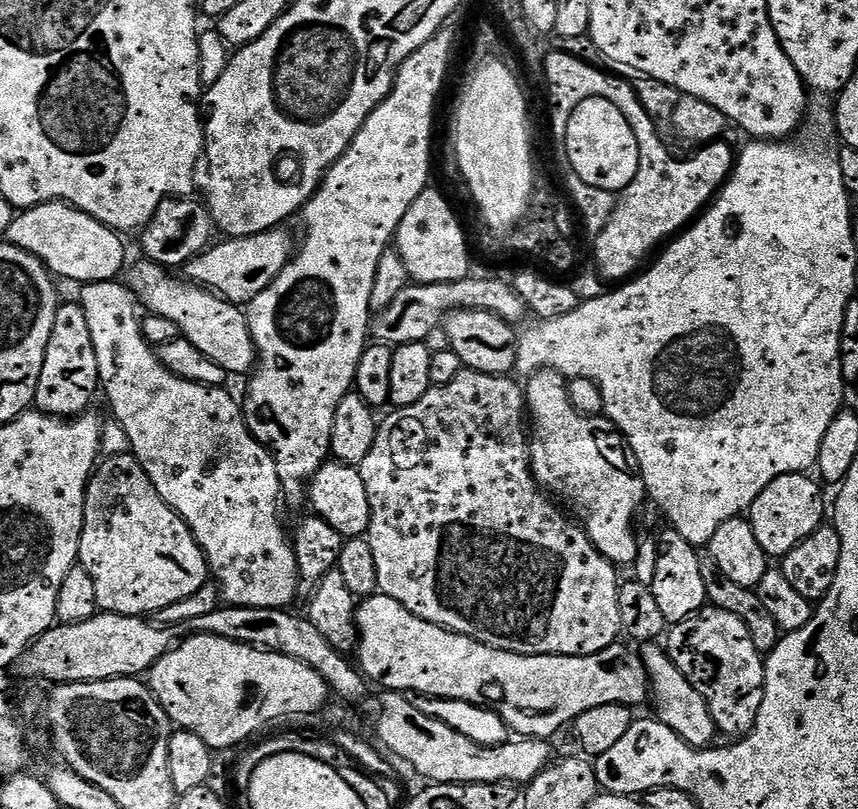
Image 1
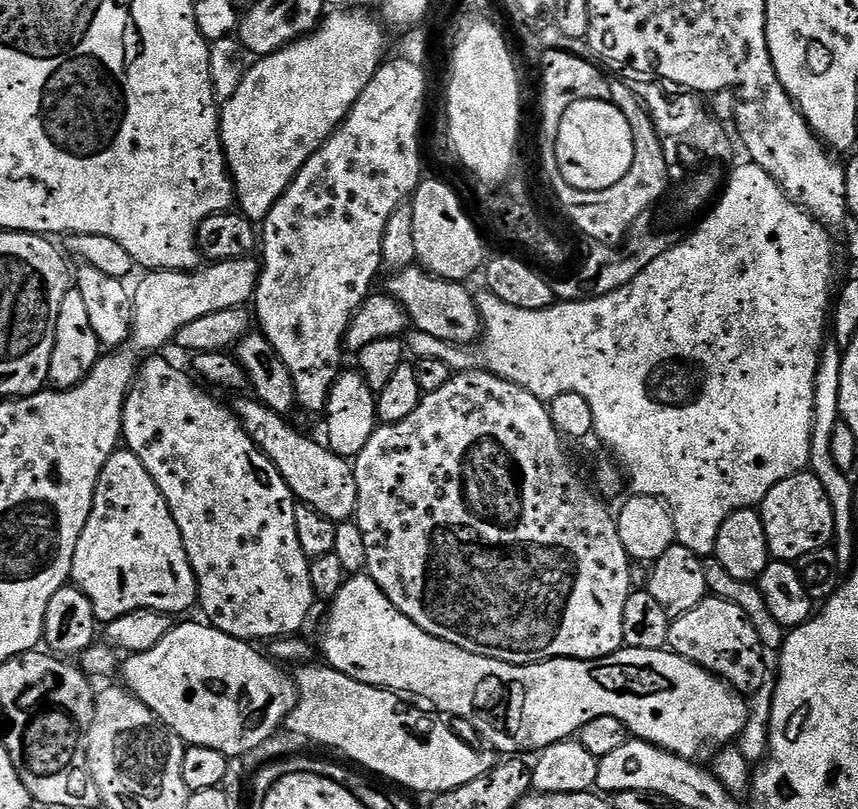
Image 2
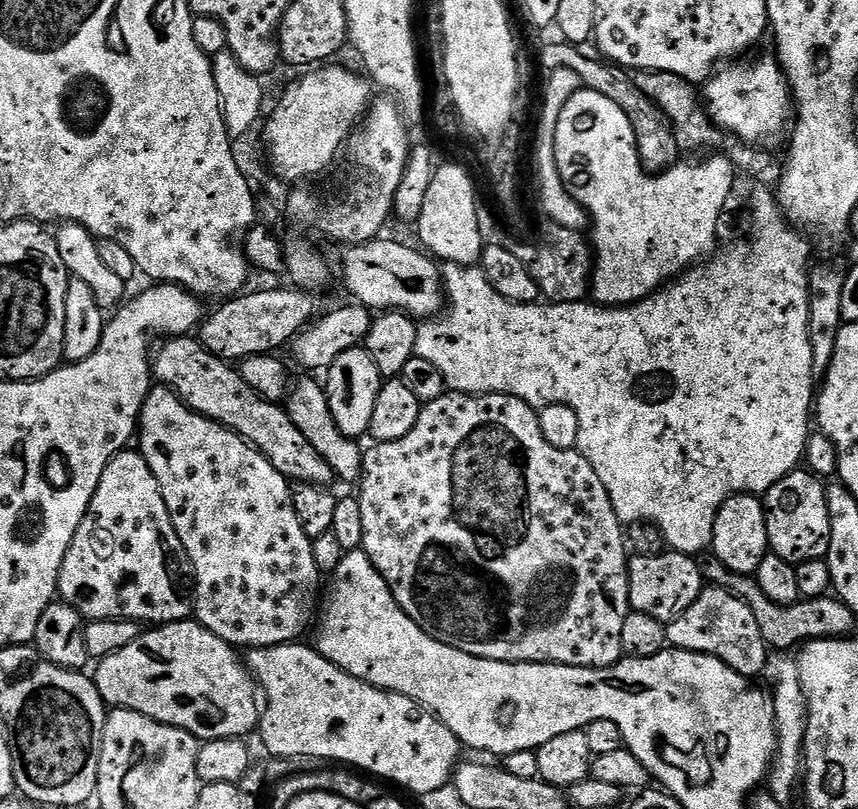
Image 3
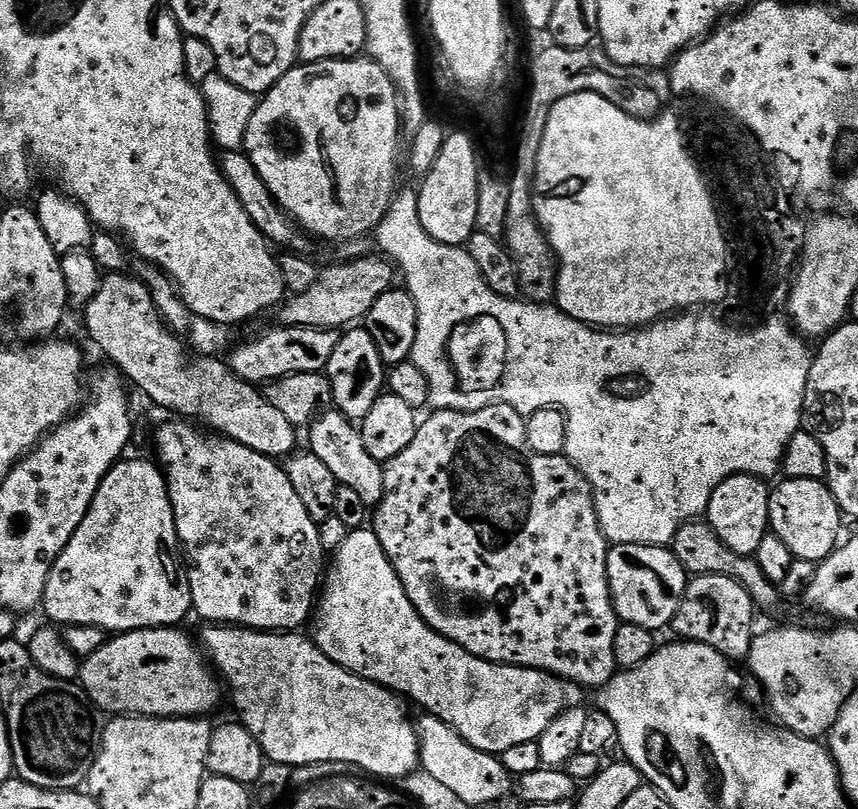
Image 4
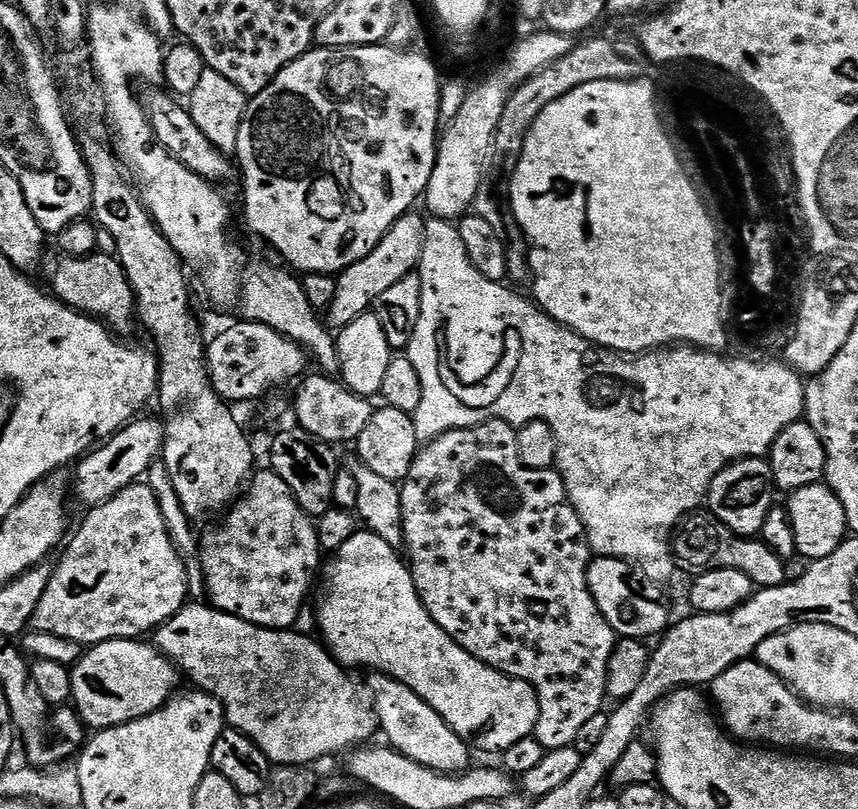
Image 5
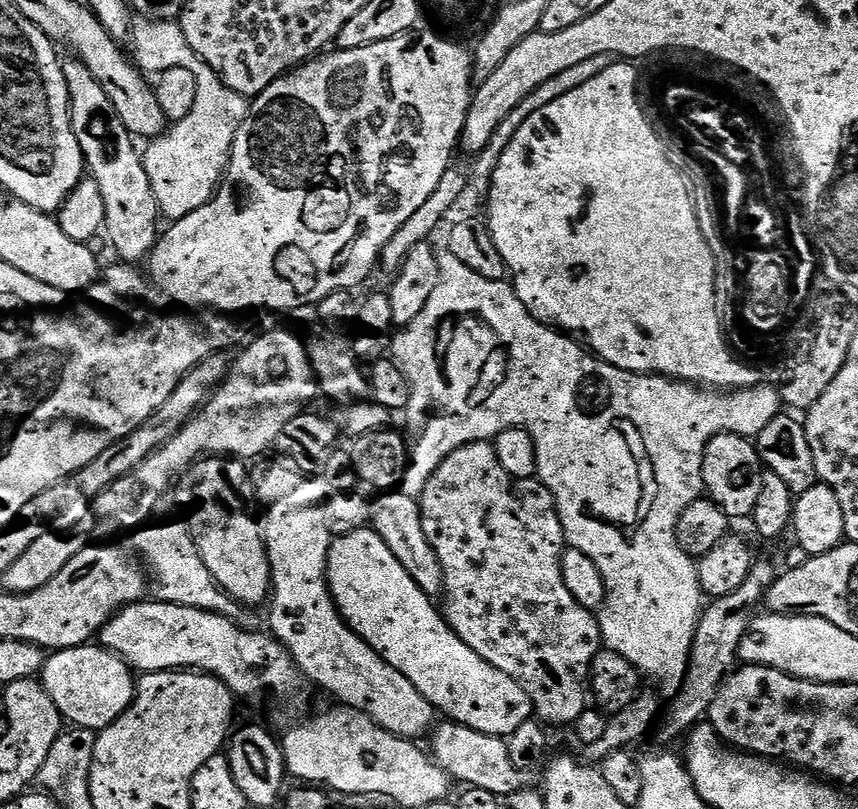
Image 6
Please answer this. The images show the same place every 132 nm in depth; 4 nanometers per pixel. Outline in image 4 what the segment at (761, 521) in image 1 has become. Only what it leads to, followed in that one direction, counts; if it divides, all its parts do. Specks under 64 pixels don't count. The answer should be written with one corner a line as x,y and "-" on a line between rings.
781,479
777,488
768,494
770,514
768,527
771,535
778,537
797,560
819,562
832,555
841,543
840,520
842,513
827,483
821,480

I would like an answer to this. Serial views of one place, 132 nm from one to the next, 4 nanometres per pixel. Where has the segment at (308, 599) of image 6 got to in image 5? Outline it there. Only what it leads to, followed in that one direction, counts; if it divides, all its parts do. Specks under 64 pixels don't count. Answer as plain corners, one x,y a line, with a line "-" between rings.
372,674
369,677
368,688
372,691
370,704
375,711
379,731
388,734
387,741
391,747
406,758
433,768
436,772
455,774
469,767
469,745
425,700
418,698
414,690
410,690
392,676

